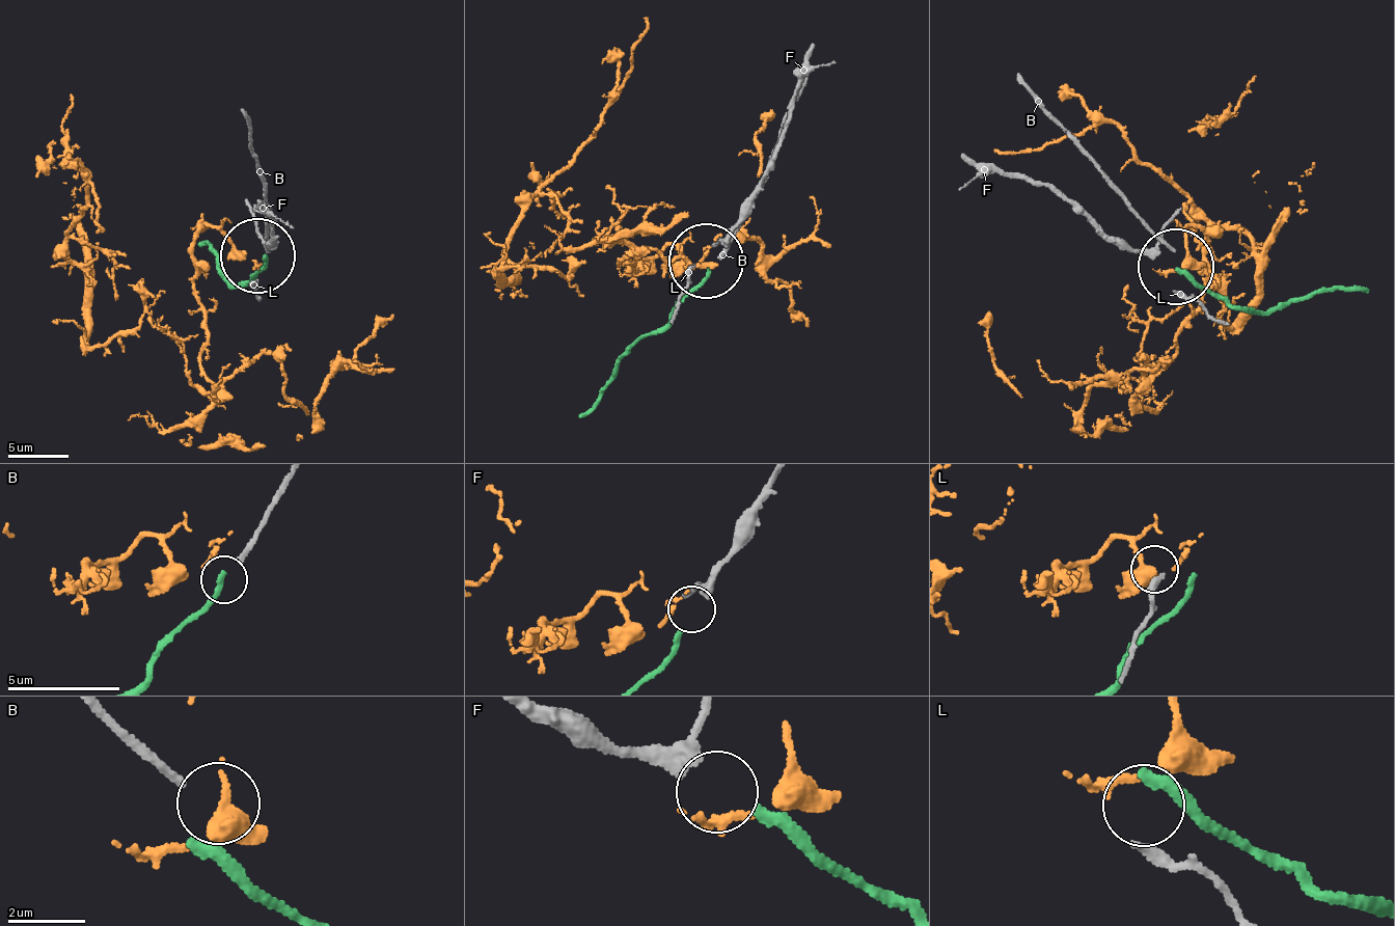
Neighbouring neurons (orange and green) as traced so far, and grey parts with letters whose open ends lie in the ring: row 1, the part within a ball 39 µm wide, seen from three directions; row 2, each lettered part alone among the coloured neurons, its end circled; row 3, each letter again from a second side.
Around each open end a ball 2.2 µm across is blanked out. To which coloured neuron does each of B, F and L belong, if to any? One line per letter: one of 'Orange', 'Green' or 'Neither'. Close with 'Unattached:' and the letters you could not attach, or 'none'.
B: Neither
F: Green
L: Neither
Unattached: B, L

